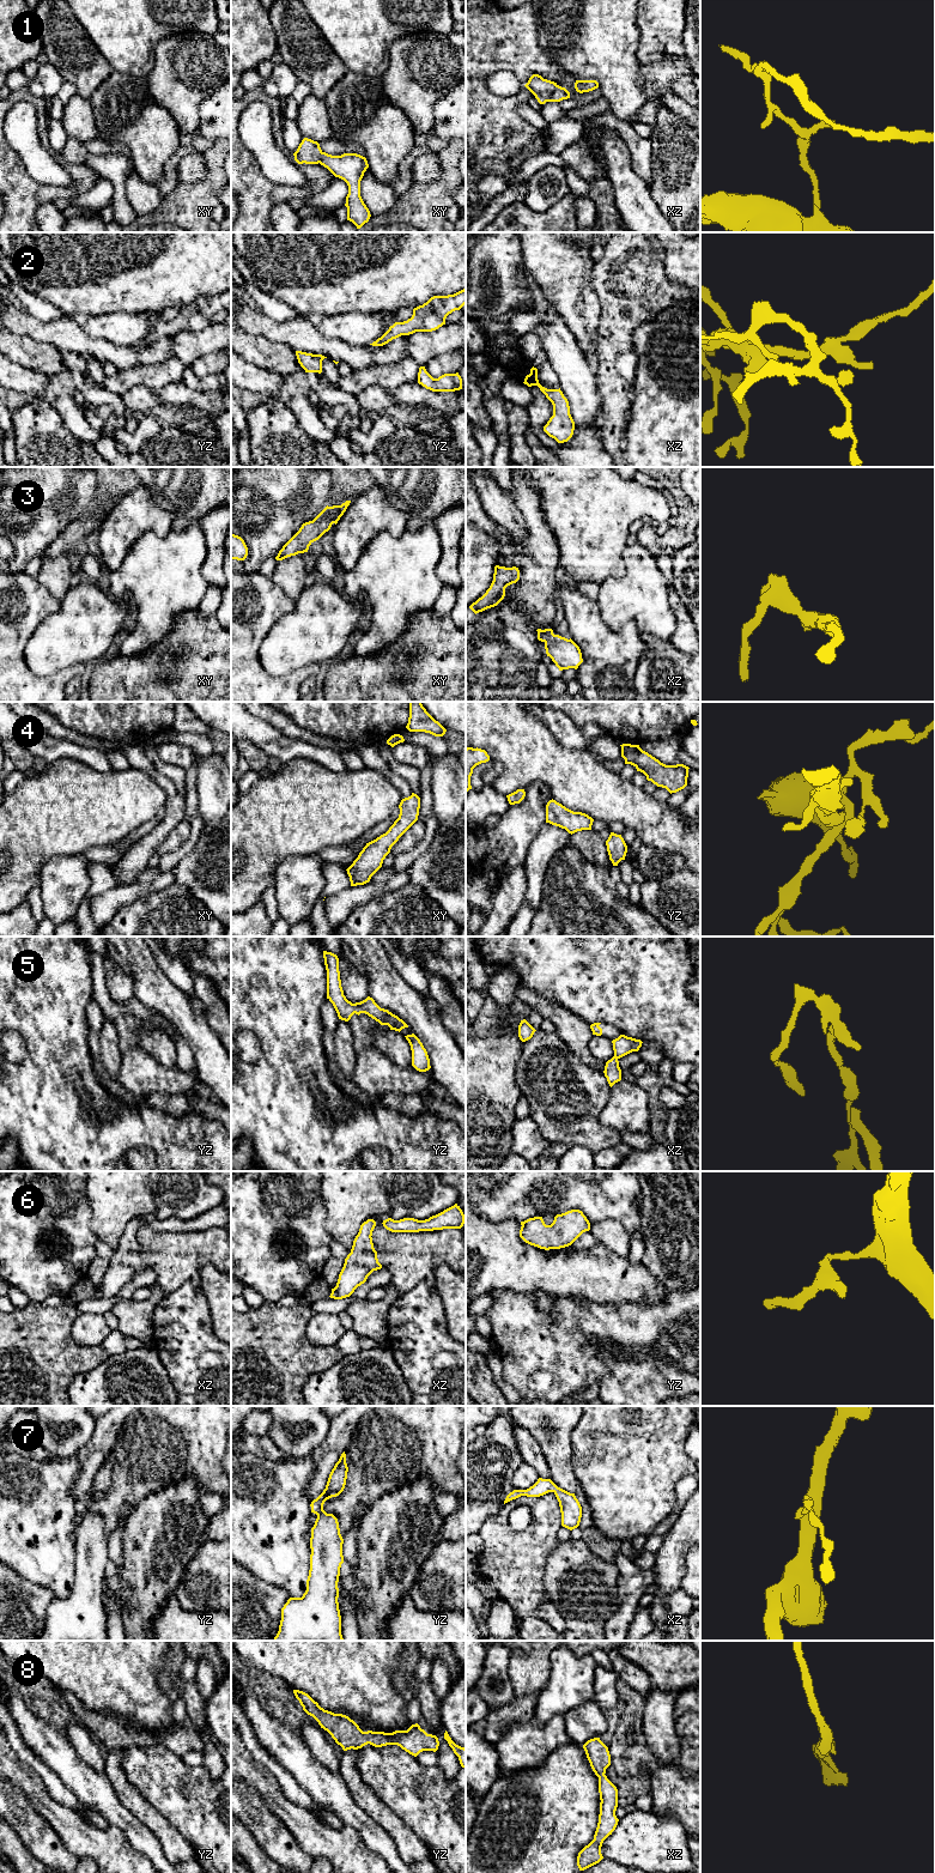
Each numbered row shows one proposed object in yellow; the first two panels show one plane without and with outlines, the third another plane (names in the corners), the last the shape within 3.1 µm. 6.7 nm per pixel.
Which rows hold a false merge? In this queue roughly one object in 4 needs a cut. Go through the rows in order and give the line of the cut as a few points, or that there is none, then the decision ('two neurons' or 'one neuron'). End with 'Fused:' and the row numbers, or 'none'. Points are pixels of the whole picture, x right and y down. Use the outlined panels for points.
1: xz (557, 85), (546, 101) | two neurons
2: no cut | one neuron
3: no cut | one neuron
4: no cut | one neuron
5: no cut | one neuron
6: no cut | one neuron
7: no cut | one neuron
8: no cut | one neuron
Fused: 1

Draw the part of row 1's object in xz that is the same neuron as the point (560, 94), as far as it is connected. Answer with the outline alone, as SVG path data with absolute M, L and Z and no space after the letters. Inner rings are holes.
M557 85L555 91L547 102L560 102L567 98L570 98L570 92L565 87Z

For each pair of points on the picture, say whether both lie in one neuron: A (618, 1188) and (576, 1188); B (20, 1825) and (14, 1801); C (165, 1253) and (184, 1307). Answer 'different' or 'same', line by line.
A: same
B: same
C: different

